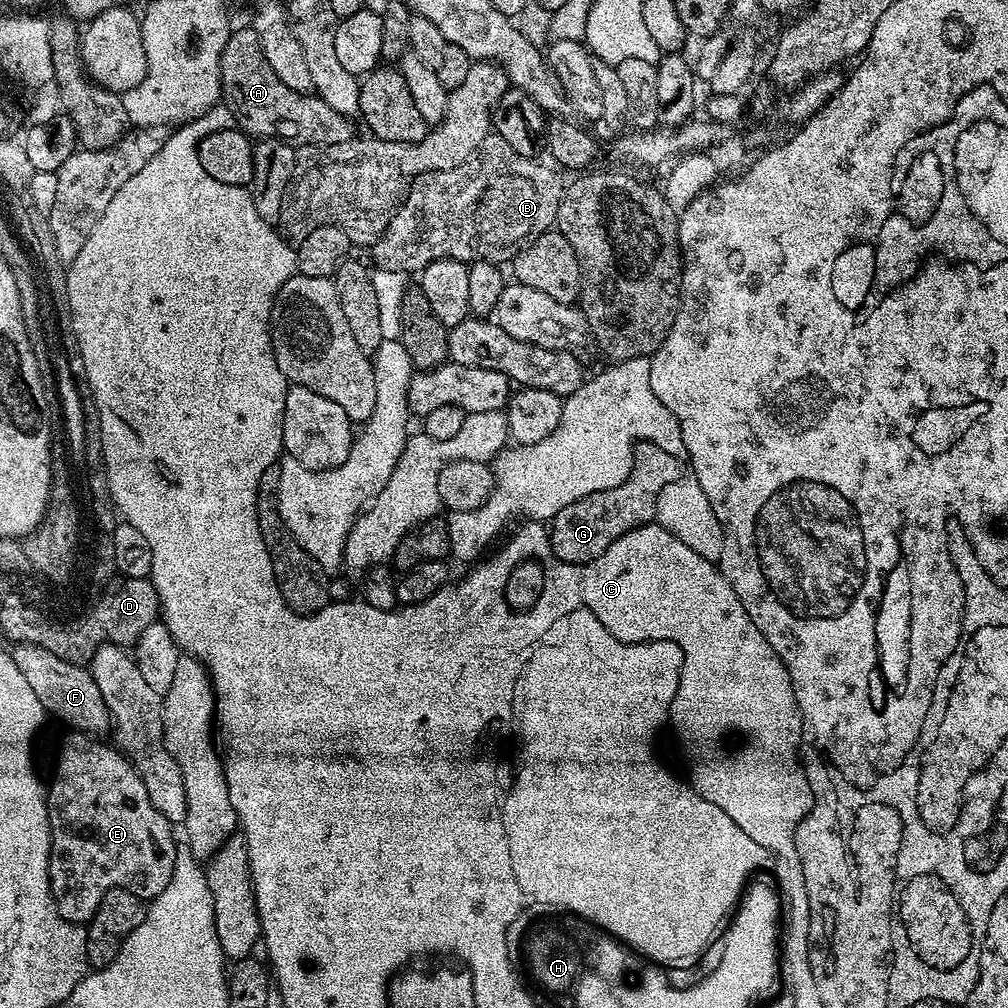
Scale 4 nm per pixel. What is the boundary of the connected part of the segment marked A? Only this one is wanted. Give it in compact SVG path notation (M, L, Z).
M244 26L231 33L226 42L226 50L222 50L220 63L220 90L223 103L228 103L232 111L235 127L239 128L249 138L275 138L287 140L293 145L302 144L341 144L353 139L353 121L349 117L338 114L338 110L326 106L315 94L301 94L290 90L274 70L270 70L270 62L266 62L266 54L262 54L262 46L258 42L258 34L250 26Z

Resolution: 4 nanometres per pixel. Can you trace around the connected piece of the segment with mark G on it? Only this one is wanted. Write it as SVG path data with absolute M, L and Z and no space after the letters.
M641 455L634 460L632 473L626 482L610 486L610 490L598 490L586 498L578 498L578 502L570 502L566 510L558 510L558 514L550 521L550 539L552 555L561 565L588 564L599 558L607 548L614 546L618 538L655 521L658 494L662 494L670 482L680 479L682 475L676 456L655 455Z

